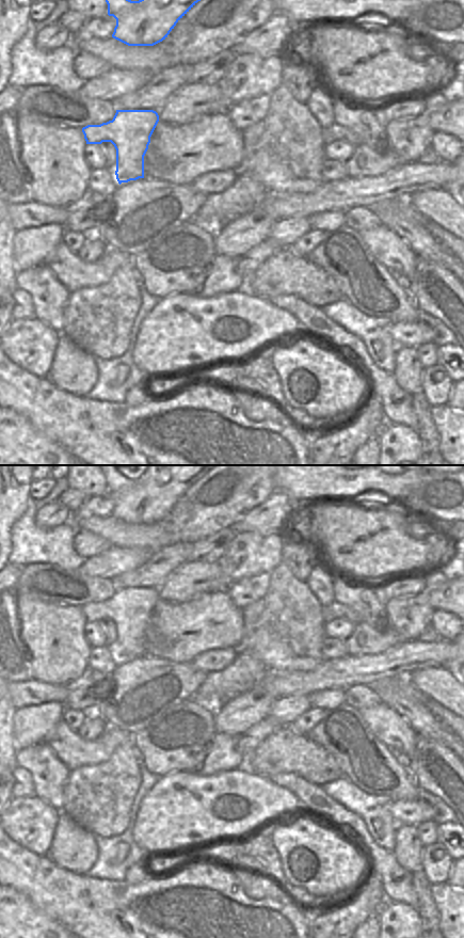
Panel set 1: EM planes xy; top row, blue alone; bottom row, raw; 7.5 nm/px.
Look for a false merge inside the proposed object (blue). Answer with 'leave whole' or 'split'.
split

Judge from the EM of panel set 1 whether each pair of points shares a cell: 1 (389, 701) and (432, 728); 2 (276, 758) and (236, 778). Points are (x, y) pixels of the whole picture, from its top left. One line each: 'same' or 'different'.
1: same
2: different

